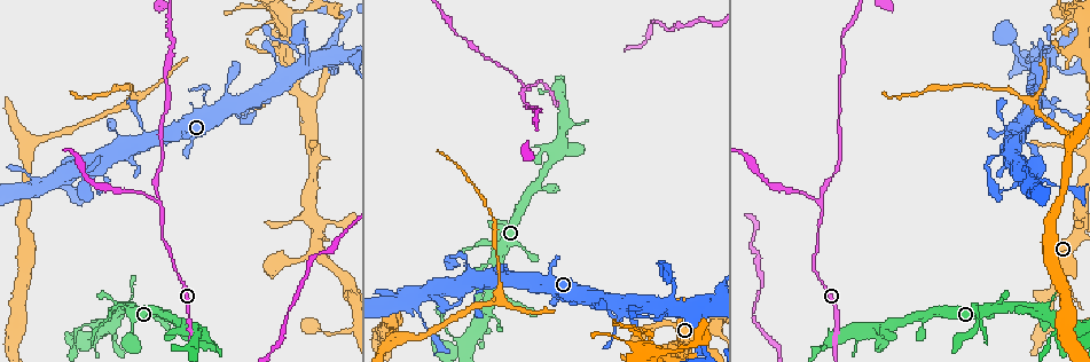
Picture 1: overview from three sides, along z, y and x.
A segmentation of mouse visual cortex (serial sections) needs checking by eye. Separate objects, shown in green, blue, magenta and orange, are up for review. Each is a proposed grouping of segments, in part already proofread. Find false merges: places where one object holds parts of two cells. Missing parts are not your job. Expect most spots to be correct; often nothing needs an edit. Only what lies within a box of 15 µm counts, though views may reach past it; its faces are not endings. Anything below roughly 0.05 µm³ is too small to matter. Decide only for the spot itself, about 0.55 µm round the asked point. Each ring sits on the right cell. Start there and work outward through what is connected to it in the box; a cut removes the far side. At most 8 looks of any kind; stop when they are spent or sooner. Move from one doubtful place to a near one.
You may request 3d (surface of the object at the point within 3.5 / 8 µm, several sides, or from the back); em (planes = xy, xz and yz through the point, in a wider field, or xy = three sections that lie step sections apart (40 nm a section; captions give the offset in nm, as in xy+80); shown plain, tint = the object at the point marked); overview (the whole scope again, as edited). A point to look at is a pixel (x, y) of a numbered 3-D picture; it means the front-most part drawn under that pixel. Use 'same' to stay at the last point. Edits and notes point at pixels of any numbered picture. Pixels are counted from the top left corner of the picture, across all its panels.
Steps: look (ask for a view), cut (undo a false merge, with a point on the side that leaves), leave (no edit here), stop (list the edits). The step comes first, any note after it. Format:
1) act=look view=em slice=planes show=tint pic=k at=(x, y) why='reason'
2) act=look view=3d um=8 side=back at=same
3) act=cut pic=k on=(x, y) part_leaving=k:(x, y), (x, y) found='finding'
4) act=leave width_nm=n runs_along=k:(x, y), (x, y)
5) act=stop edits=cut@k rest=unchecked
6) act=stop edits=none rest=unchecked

act=look view=3d um=3.5 pic=1 at=(640, 335) why='sharp bend'

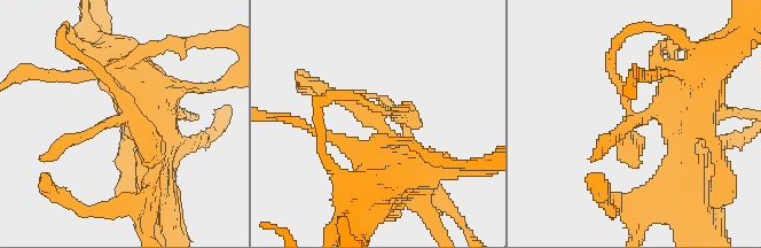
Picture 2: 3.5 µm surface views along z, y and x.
act=look view=em slice=xy step=3 show=tint pic=2 at=(123, 116)

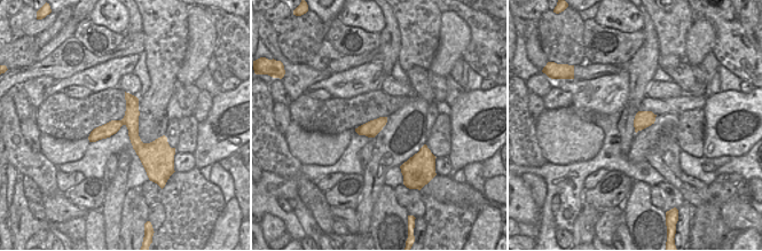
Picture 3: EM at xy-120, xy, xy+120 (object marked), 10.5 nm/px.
act=look view=em slice=xy step=1 show=tint at=same

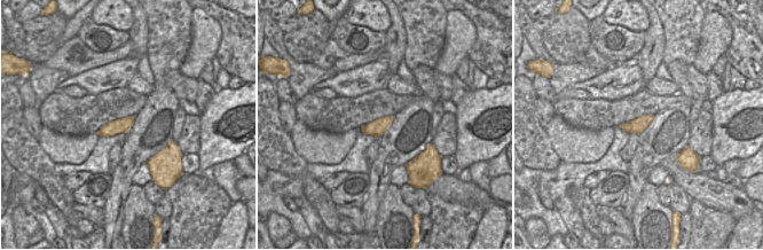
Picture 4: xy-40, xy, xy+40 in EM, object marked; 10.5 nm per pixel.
act=leave runs_along=2:(680, 152), (663, 113), (633, 116), (635, 165) found='continuous, no second cell'

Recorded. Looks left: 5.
act=look view=3d um=3.5 side=back pic=1 at=(672, 297)

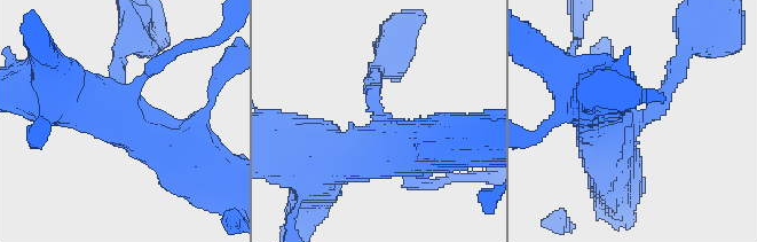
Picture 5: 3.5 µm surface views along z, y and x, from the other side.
act=look view=em slice=xy step=2 show=tint pic=5 at=(633, 122)

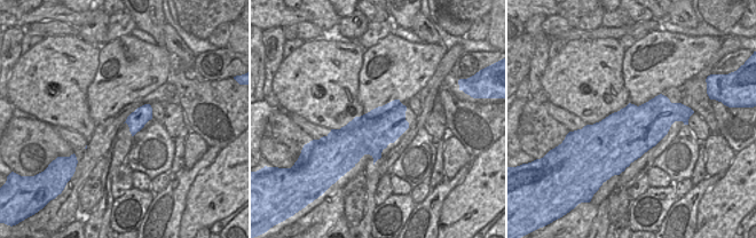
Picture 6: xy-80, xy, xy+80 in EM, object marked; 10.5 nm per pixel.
act=leave runs_along=5:(195, 169), (113, 111), (64, 94) found='continuous, no second cell'

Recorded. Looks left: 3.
act=look view=3d um=3.5 pic=1 at=(1077, 149) why='thin neck'

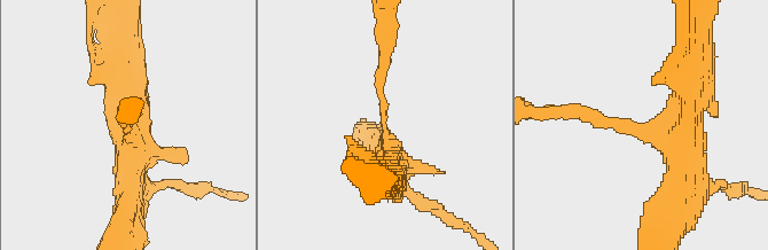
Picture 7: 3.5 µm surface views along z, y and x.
act=look view=em slice=xy step=2 show=tint pic=7 at=(640, 129) arm_widths_nm=200,450

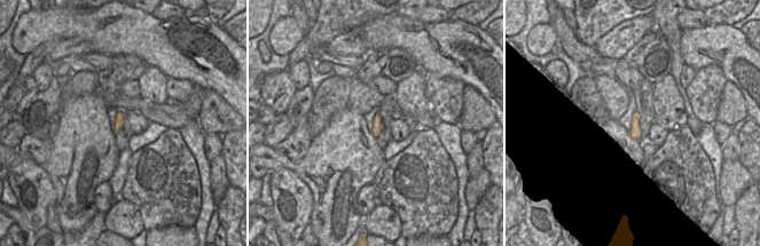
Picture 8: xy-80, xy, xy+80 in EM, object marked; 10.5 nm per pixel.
act=leave width_nm=100 runs_along=7:(682, 172), (682, 140), (571, 112) found='all the same cell'

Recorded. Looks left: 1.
act=stop edits=none rest=unchecked

